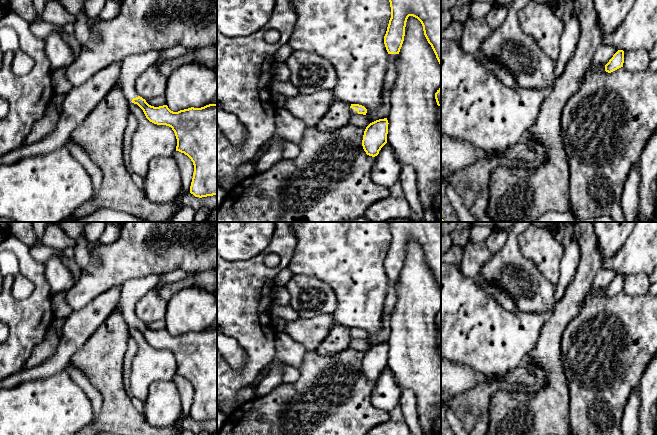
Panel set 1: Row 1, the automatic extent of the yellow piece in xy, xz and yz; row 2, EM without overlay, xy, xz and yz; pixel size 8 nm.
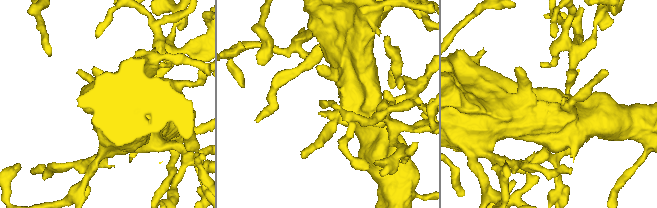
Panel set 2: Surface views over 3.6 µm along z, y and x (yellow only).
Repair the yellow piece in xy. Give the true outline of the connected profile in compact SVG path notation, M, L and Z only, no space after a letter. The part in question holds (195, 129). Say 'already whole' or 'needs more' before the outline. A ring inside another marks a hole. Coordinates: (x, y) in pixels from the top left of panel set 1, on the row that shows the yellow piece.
needs more | M151 50L122 59L120 61L122 91L129 102L137 104L143 110L150 122L172 128L177 139L176 151L187 155L194 165L190 193L199 198L217 195L217 104L209 104L201 108L191 107L173 112L167 105L159 107L149 105L136 92L136 79L149 66L157 63L161 54L162 50Z

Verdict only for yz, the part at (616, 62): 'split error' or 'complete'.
complete

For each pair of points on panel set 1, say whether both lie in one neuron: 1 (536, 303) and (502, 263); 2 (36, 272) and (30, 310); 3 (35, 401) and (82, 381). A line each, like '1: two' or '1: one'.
1: one
2: one
3: two

